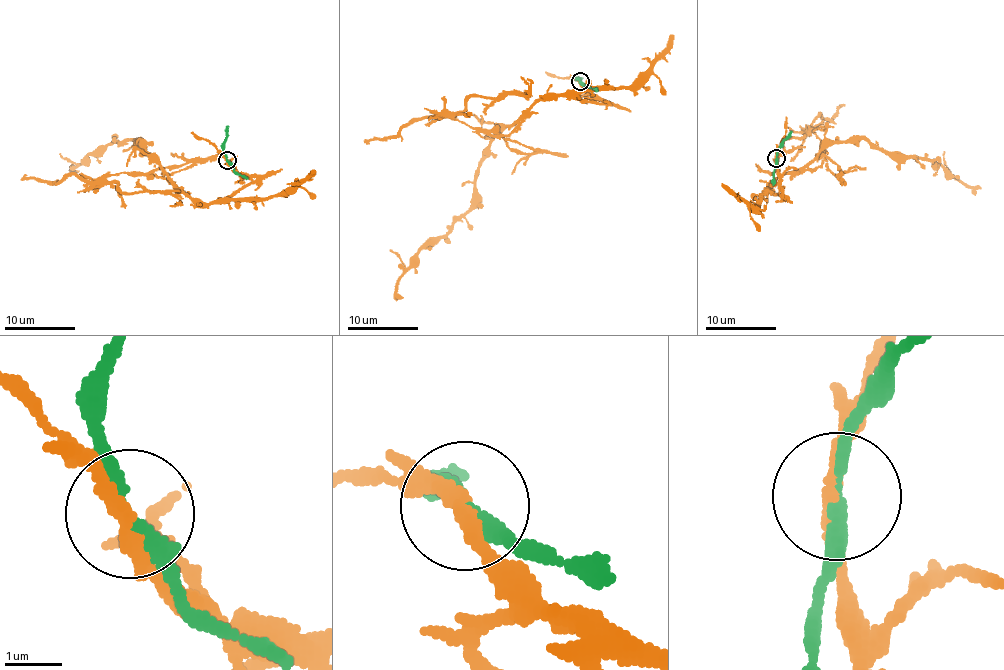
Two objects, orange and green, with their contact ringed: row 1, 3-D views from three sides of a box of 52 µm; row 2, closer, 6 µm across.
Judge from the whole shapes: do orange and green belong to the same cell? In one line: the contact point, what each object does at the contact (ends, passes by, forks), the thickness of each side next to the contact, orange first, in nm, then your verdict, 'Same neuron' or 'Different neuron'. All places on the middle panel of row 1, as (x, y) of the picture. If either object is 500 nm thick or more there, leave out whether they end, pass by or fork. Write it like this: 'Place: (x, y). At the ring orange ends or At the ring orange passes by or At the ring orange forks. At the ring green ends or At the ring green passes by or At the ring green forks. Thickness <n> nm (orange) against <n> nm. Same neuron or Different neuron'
Place: (580, 81). At the ring orange passes by. At the ring green passes by. Thickness 280 nm (orange) against 240 nm. Different neuron

